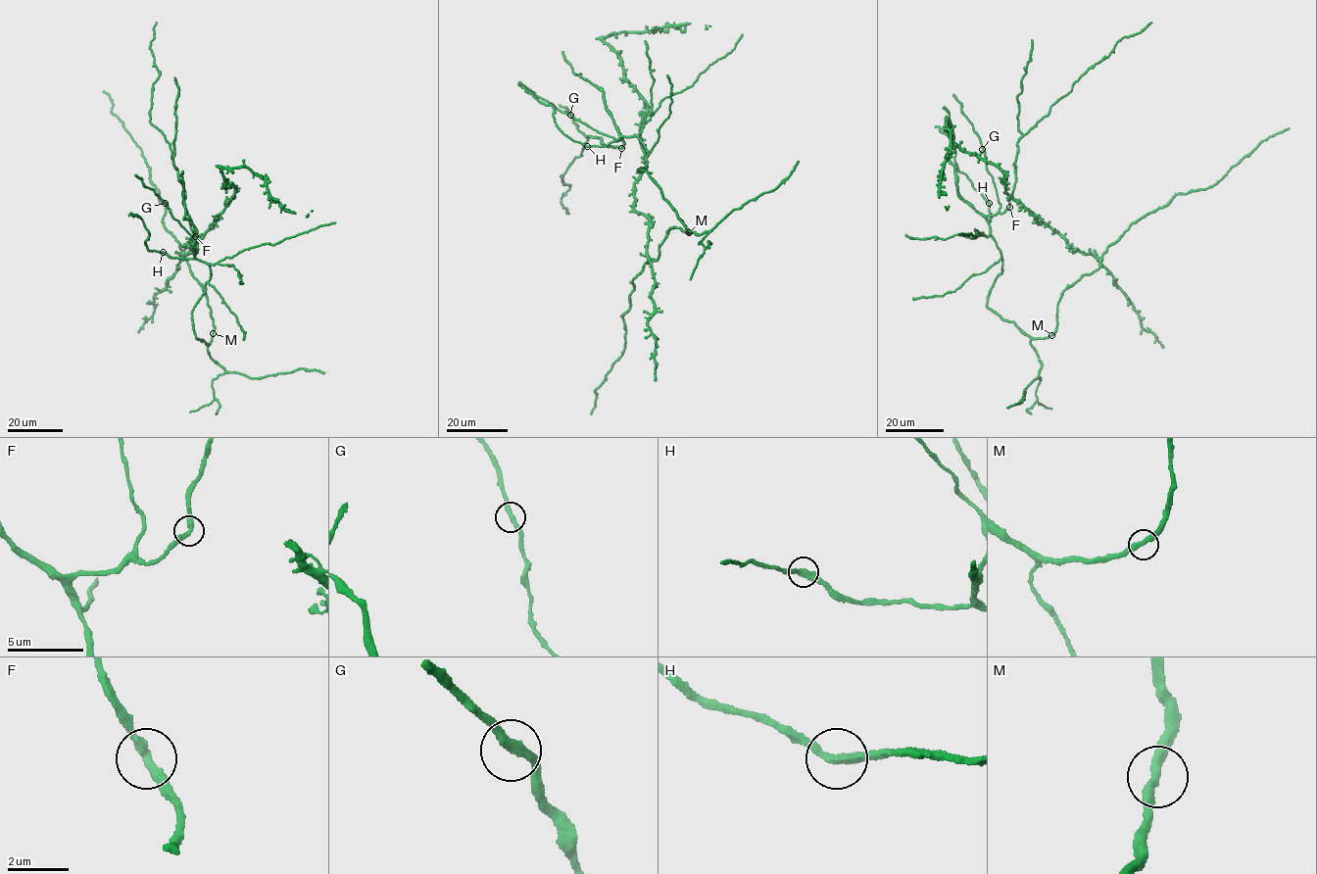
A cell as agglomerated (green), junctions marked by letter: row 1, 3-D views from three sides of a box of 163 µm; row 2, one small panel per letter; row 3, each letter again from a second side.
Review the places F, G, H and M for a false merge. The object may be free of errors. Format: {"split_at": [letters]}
{"split_at": []}

